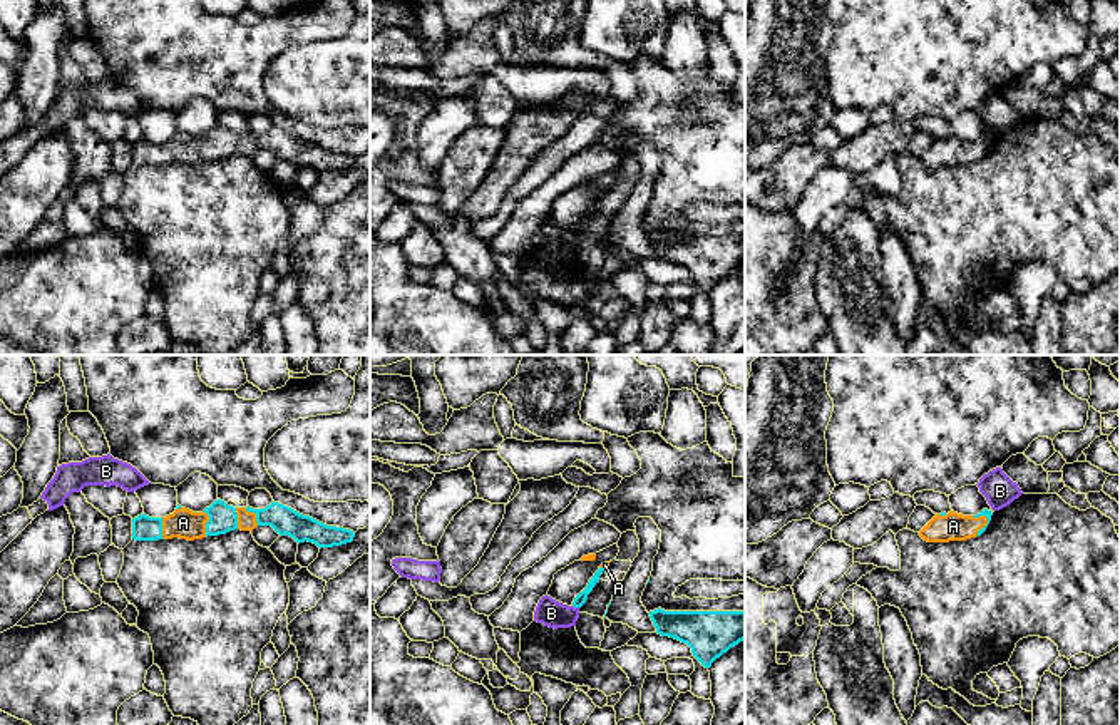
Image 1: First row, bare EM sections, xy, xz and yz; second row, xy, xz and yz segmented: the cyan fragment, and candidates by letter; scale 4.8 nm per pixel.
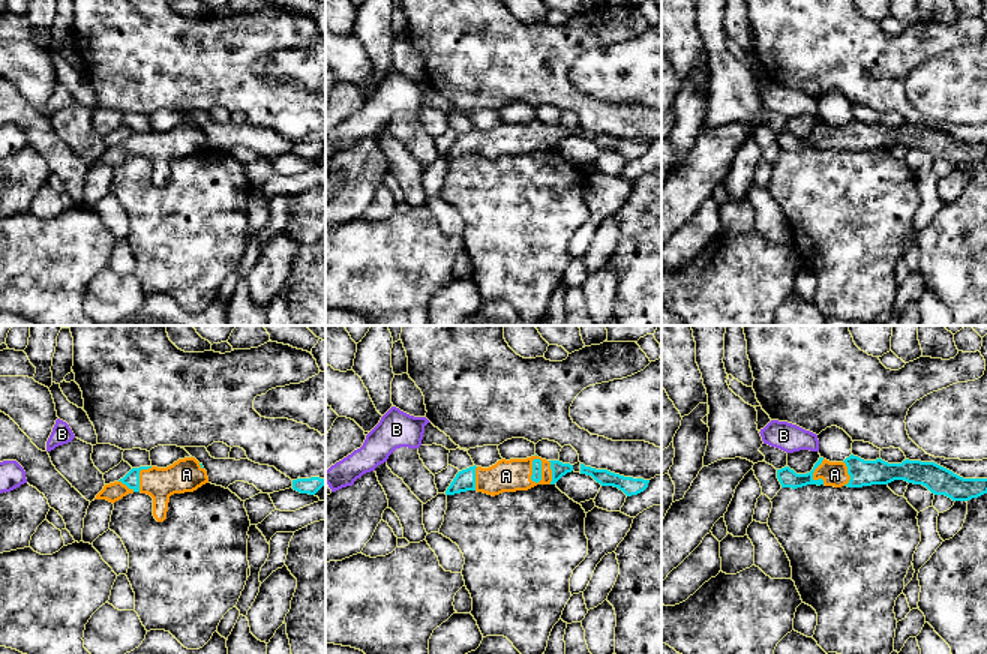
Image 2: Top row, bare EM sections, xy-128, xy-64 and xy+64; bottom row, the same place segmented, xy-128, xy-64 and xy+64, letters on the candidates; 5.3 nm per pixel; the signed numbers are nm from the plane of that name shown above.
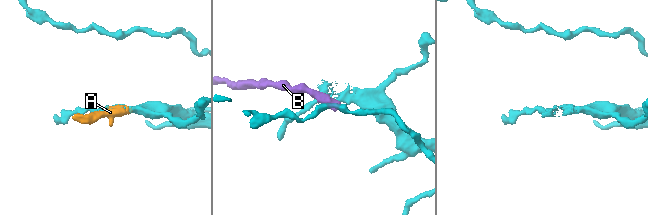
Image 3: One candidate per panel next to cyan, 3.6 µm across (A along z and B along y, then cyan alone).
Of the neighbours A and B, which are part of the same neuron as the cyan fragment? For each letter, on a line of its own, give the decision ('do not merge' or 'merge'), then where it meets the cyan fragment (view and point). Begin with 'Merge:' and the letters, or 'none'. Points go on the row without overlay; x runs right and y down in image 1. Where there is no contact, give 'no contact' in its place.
Merge: A
A: merge; contact xy (206, 149)
B: do not merge; contact xz (576, 231)

